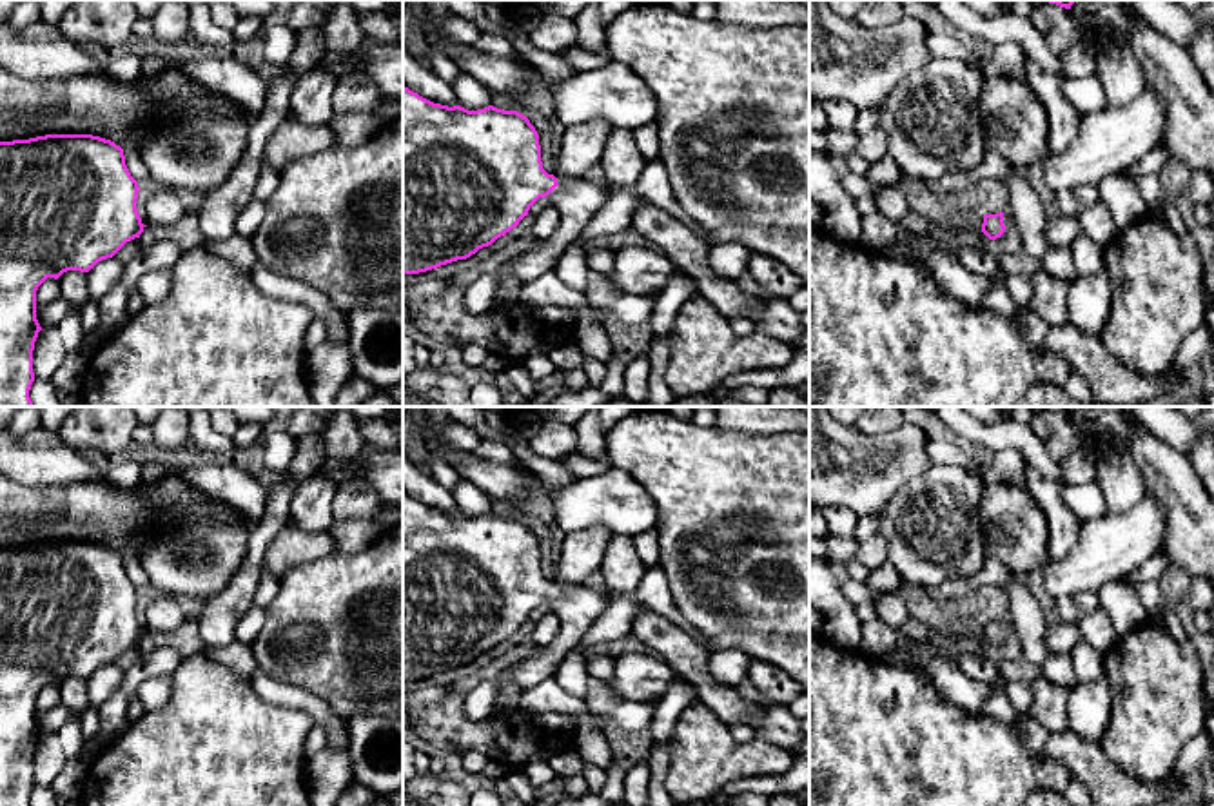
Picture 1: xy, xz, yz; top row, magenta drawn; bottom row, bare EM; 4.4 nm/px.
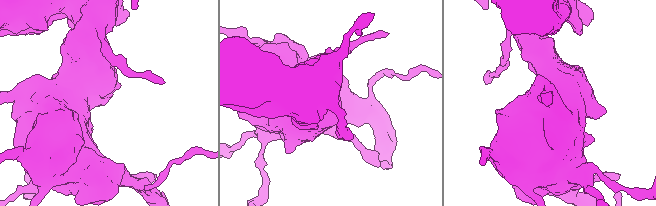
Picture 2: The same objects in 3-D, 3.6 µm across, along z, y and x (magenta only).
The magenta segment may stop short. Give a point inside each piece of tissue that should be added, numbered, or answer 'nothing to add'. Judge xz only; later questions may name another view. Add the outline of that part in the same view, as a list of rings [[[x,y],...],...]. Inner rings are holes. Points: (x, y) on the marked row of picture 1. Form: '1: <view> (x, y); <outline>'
1: xz (577, 202); [[[575,180],[557,185],[548,194],[548,202],[559,211],[559,225],[535,249],[523,252],[514,260],[514,272],[523,285],[553,270],[557,260],[610,200],[610,191],[612,185]]]

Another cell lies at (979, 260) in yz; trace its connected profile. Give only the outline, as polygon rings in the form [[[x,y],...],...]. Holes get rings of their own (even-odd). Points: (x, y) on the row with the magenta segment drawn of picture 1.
[[[969,243],[953,245],[956,260],[976,276],[989,276],[998,270],[998,256],[987,247]]]

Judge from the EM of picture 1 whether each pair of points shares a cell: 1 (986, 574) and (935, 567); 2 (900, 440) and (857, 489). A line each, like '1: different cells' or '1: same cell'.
1: different cells
2: same cell

